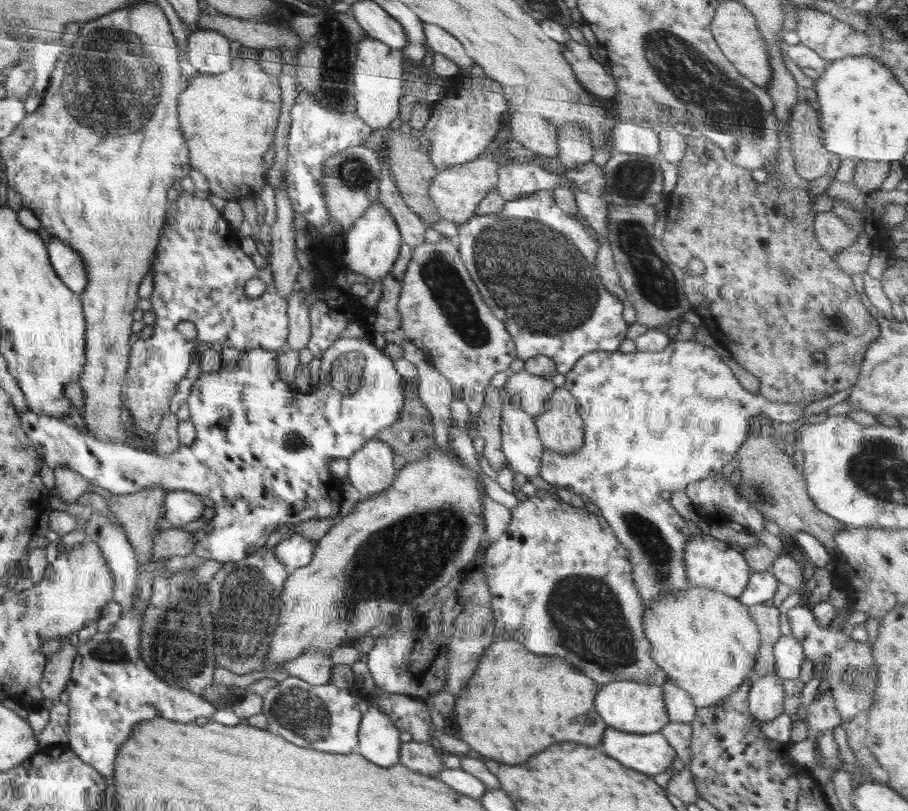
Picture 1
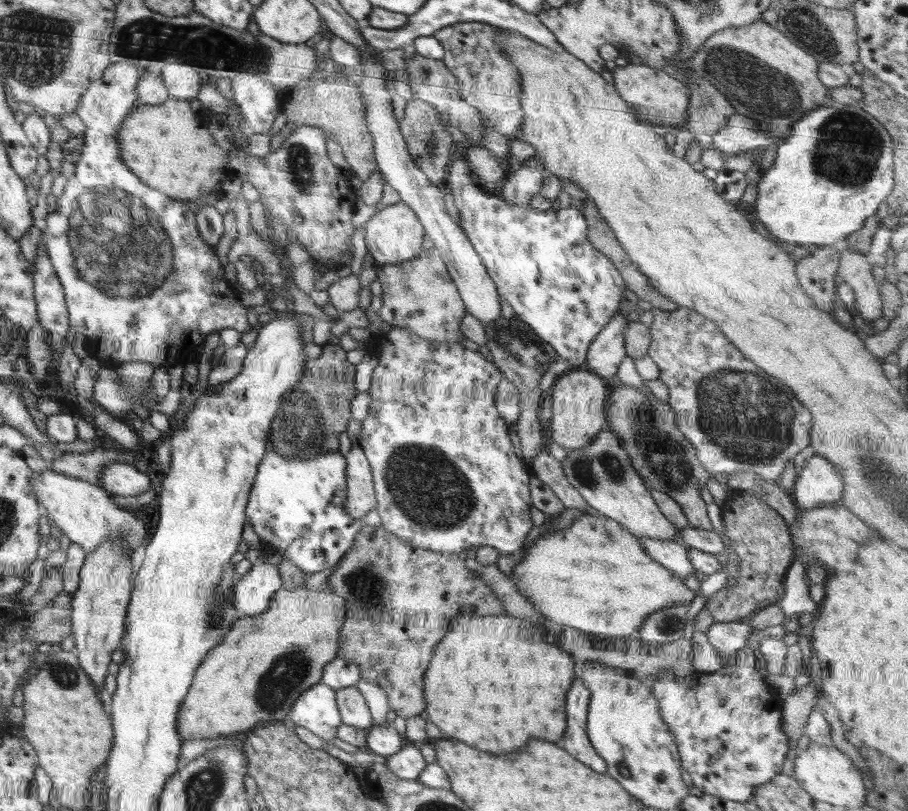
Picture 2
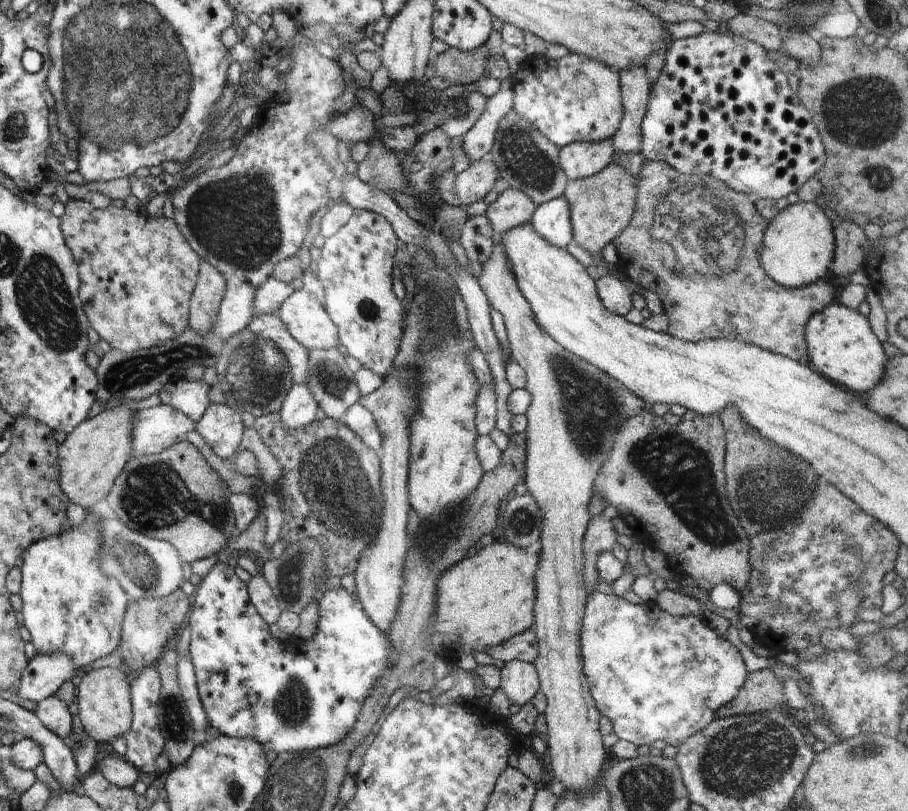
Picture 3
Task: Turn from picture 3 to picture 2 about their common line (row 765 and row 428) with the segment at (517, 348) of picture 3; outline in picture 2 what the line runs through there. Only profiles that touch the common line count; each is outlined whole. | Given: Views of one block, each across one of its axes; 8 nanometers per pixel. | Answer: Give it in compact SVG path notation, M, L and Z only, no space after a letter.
M570 370L551 386L552 391L552 440L566 450L586 448L598 432L606 428L606 383L590 370Z

